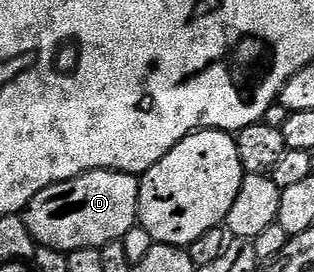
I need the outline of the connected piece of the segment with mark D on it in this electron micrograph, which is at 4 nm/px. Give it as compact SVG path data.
M84 171L49 185L28 201L25 222L40 247L76 251L124 239L139 222L139 179L129 171Z

